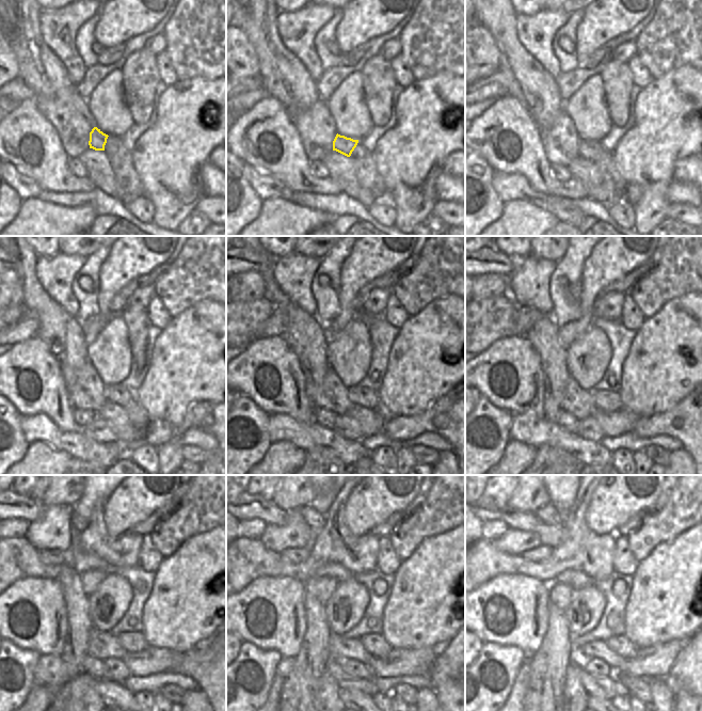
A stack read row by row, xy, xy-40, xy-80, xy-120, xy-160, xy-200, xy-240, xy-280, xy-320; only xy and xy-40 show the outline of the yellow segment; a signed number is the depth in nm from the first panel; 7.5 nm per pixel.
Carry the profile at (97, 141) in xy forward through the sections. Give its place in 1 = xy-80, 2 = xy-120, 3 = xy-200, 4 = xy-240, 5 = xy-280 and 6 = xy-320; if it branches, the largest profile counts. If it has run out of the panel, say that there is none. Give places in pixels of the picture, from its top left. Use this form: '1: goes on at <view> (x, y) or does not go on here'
1: goes on at xy-80 (592, 151)
2: goes on at xy-120 (116, 393)
3: goes on at xy-200 (606, 400)
4: goes on at xy-240 (131, 642)
5: goes on at xy-280 (375, 643)
6: goes on at xy-320 (619, 644)

